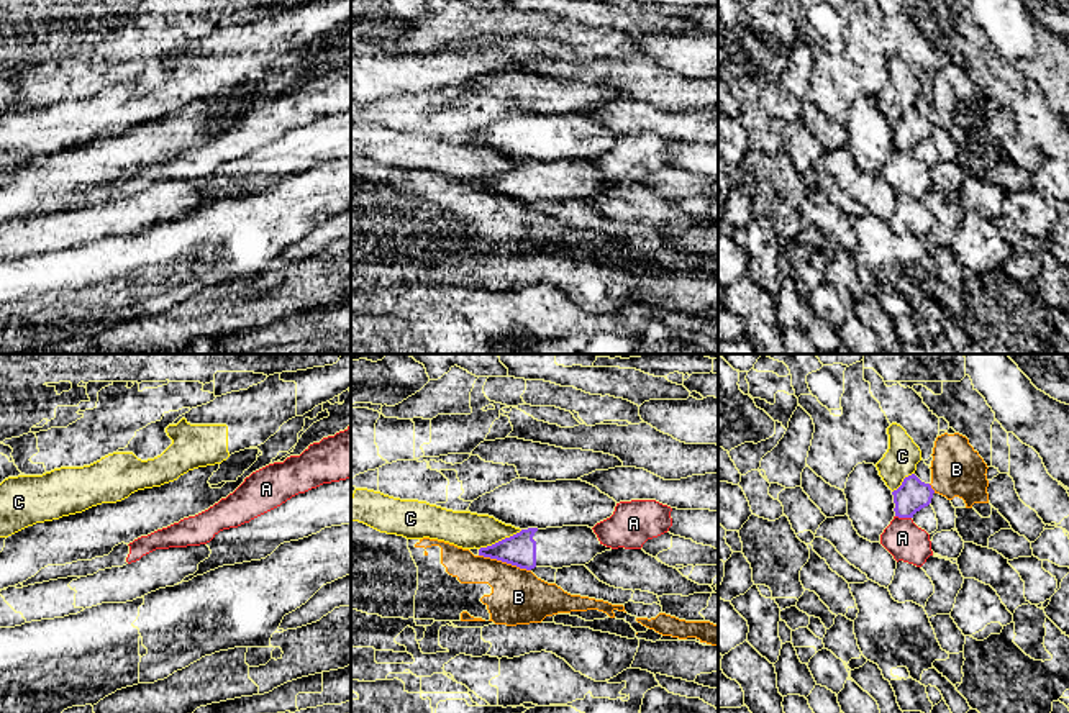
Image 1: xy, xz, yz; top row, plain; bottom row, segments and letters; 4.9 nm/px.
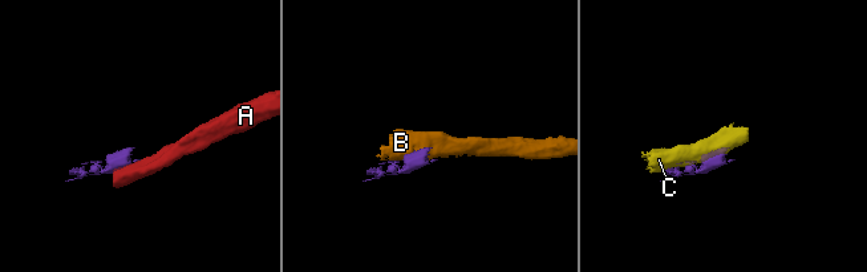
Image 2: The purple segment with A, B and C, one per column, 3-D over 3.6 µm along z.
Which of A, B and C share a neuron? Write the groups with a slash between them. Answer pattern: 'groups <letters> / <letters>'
groups A / B / C

